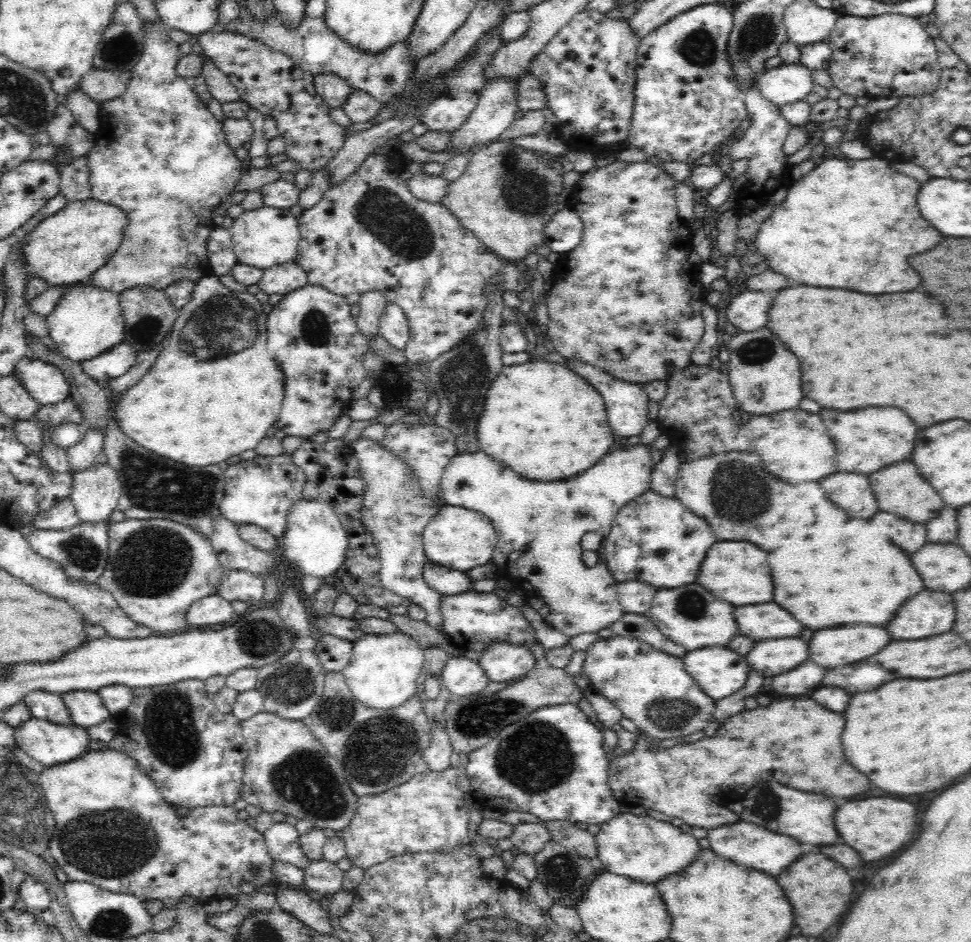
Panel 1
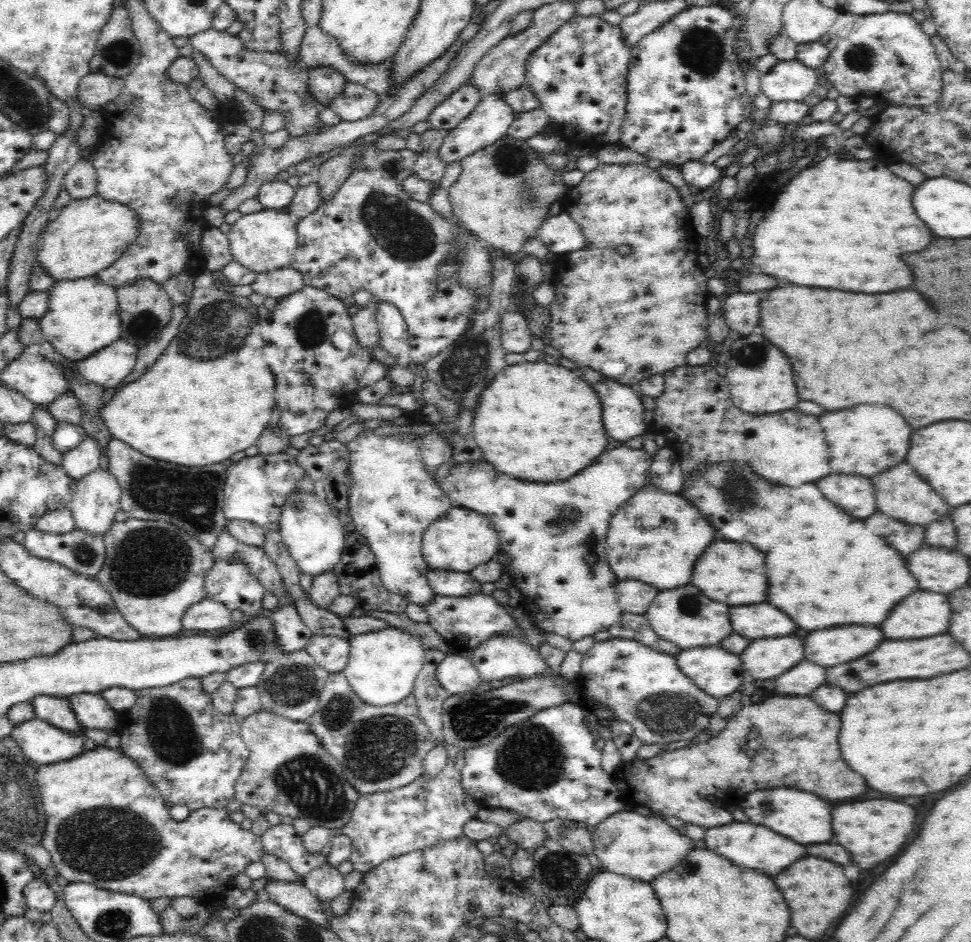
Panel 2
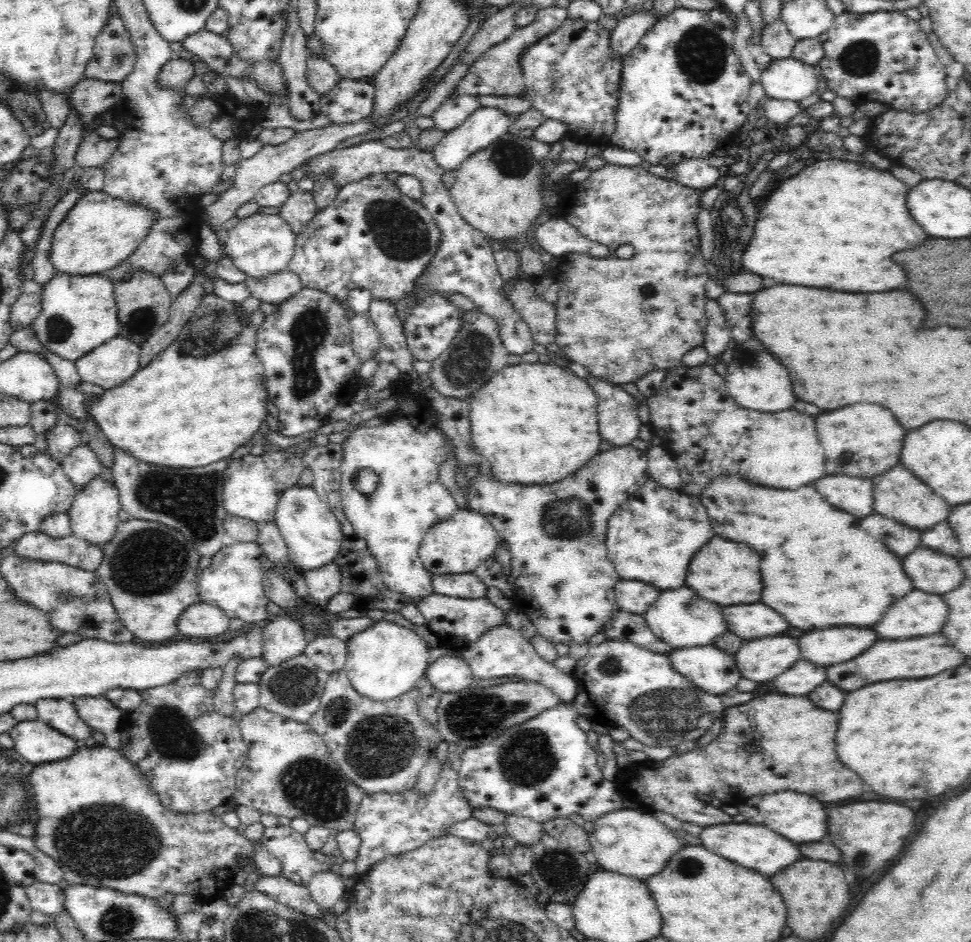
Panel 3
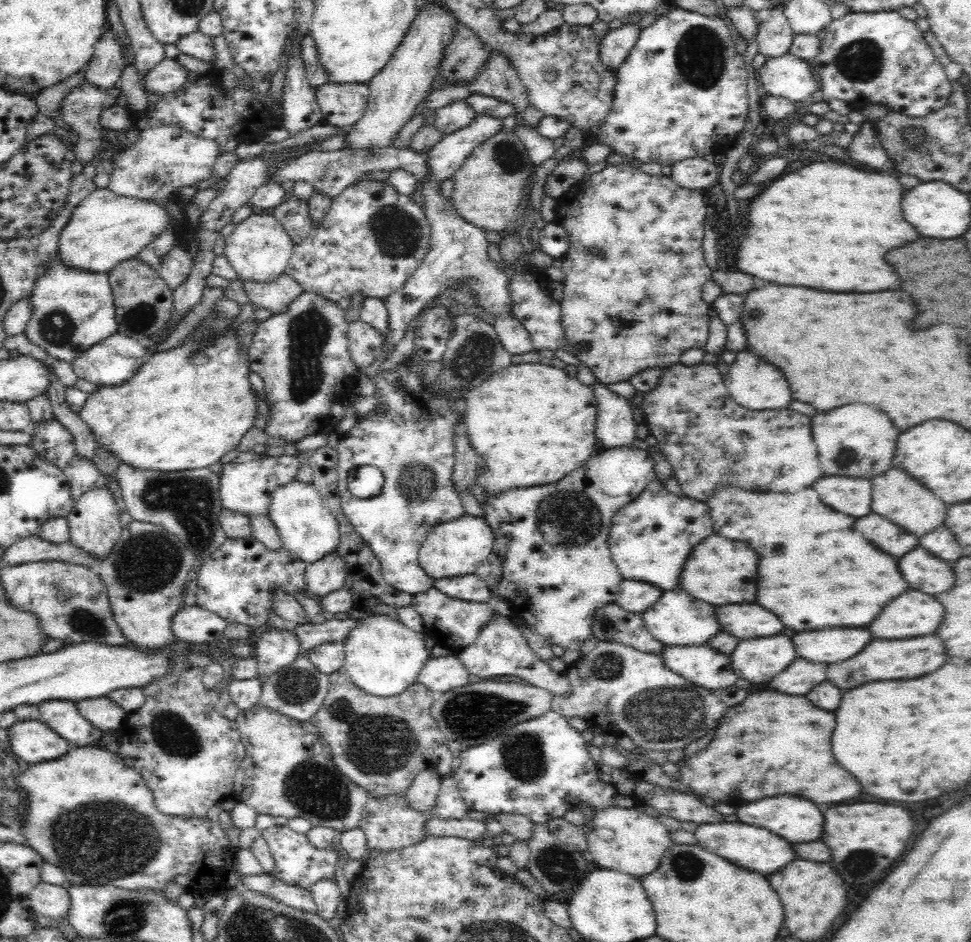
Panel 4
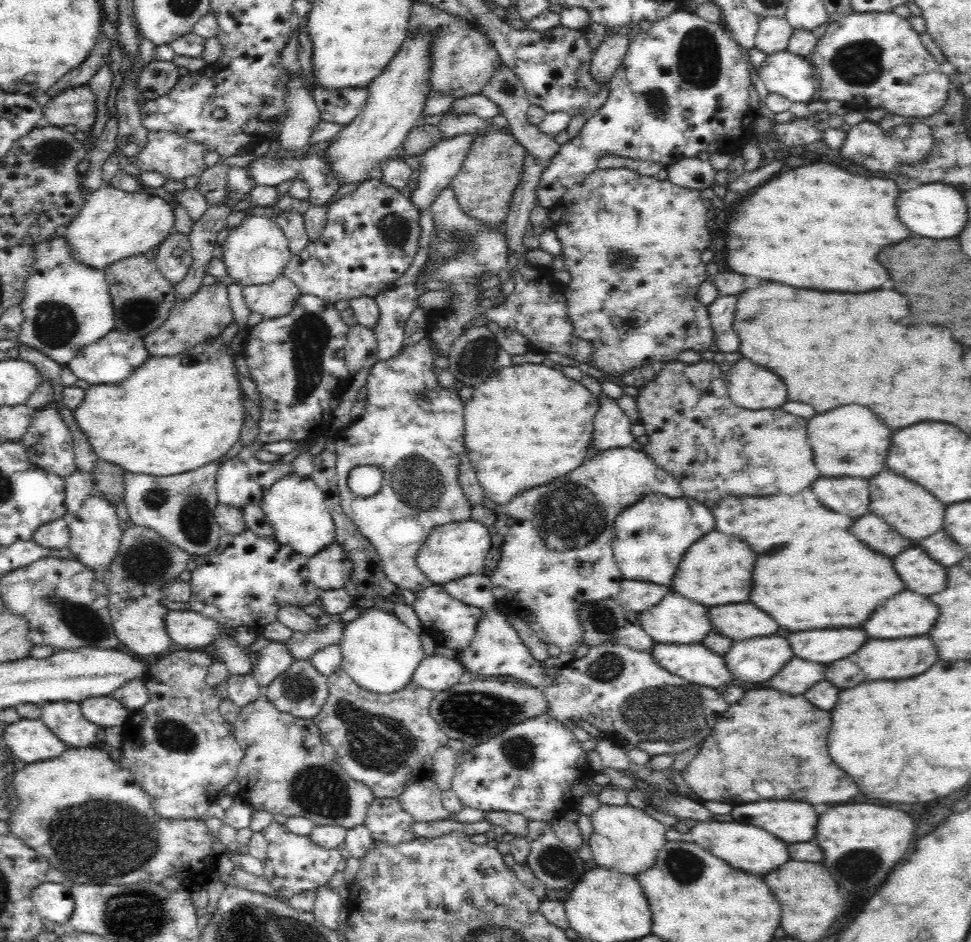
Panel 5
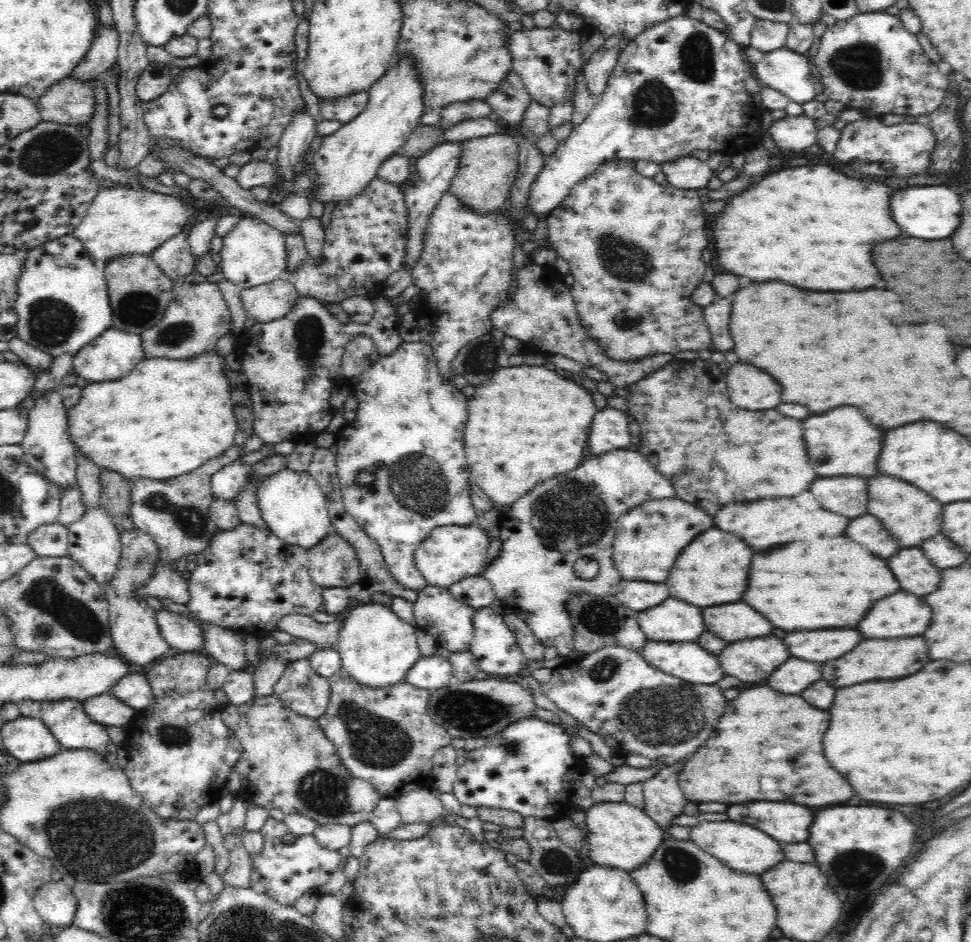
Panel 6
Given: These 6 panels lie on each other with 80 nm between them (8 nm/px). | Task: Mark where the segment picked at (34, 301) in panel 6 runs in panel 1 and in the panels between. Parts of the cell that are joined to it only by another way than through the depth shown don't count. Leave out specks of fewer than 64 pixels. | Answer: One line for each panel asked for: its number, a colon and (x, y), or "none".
1: (86, 321)
2: (81, 318)
3: (77, 313)
4: (71, 309)
5: (66, 305)

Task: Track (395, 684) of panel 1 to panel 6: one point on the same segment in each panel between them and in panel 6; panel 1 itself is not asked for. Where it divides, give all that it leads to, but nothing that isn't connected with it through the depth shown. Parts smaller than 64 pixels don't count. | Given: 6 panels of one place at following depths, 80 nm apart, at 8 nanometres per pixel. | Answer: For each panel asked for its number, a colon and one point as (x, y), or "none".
2: (382, 668)
3: (384, 660)
4: (383, 657)
5: (379, 651)
6: (376, 647)

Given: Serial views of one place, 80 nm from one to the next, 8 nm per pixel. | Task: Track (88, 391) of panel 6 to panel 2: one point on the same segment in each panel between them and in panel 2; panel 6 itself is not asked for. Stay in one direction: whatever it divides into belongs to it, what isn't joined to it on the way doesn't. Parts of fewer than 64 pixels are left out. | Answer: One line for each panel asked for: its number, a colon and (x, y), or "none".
2: (198, 412)
3: (178, 411)
4: (185, 407)
5: (175, 414)

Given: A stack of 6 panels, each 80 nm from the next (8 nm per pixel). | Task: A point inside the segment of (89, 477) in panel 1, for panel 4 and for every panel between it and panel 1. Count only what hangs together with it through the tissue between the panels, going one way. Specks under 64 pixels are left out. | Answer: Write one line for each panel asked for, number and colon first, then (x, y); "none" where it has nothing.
2: (97, 497)
3: (93, 516)
4: (94, 523)

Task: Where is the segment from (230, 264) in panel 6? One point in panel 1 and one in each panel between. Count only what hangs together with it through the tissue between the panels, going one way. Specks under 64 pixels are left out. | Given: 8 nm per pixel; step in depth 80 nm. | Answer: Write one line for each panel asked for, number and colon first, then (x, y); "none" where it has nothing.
1: (265, 237)
2: (265, 241)
3: (260, 245)
4: (258, 249)
5: (255, 252)

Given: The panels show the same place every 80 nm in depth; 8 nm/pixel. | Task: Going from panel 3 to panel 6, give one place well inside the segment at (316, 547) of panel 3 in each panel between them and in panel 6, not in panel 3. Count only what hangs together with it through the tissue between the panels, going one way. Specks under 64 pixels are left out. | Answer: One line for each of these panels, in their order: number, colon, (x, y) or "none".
4: (305, 525)
5: (295, 506)
6: (293, 506)

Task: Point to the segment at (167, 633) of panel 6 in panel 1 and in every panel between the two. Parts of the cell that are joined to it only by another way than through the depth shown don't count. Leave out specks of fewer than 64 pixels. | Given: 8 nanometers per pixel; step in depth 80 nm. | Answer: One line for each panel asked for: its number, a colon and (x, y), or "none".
1: (210, 610)
2: (208, 615)
3: (199, 621)
4: (191, 624)
5: (189, 630)

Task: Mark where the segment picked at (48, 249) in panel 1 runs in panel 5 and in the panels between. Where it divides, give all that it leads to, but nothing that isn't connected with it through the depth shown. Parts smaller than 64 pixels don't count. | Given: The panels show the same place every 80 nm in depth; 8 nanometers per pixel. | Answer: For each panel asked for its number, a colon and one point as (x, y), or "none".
2: (88, 235)
3: (101, 231)
4: (104, 229)
5: (112, 224)

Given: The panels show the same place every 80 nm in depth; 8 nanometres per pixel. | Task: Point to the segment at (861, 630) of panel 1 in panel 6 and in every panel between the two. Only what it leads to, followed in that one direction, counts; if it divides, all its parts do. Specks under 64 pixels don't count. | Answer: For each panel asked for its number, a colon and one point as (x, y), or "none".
2: (832, 646)
3: (835, 645)
4: (836, 644)
5: (824, 646)
6: (817, 645)

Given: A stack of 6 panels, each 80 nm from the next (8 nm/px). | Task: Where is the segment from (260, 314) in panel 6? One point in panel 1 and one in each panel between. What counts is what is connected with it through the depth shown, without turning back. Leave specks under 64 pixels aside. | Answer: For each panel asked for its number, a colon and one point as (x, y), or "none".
1: (285, 278)
2: (277, 284)
3: (275, 289)
4: (275, 296)
5: (273, 300)

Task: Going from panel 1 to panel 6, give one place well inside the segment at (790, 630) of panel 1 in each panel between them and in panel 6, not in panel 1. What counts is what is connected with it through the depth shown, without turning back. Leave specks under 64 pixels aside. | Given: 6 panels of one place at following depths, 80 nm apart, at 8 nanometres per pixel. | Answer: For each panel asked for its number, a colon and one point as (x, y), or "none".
2: (762, 620)
3: (757, 620)
4: (744, 621)
5: (737, 621)
6: (732, 622)

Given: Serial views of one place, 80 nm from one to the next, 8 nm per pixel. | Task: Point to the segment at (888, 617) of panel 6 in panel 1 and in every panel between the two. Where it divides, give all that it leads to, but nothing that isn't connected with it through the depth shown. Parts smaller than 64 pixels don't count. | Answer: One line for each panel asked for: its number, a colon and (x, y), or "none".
1: (930, 613)
2: (923, 613)
3: (917, 614)
4: (913, 613)
5: (908, 614)

